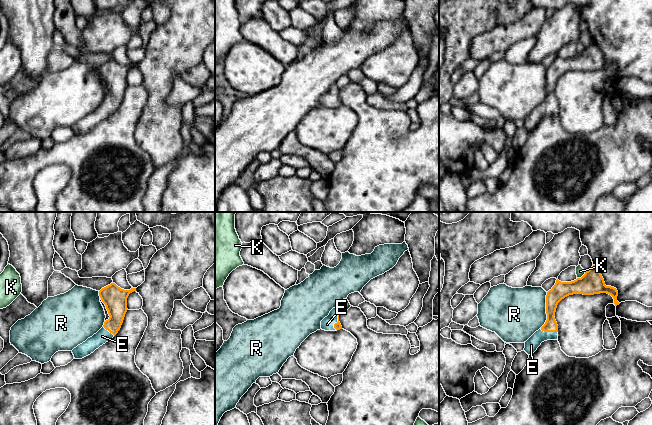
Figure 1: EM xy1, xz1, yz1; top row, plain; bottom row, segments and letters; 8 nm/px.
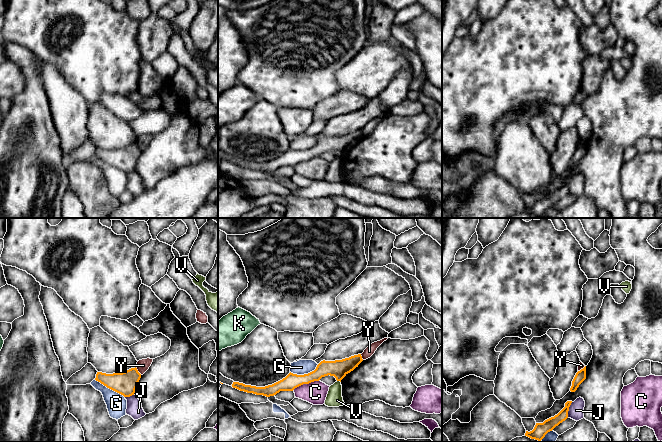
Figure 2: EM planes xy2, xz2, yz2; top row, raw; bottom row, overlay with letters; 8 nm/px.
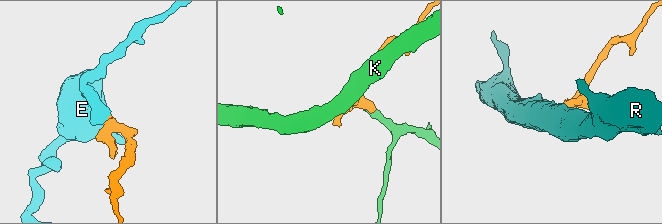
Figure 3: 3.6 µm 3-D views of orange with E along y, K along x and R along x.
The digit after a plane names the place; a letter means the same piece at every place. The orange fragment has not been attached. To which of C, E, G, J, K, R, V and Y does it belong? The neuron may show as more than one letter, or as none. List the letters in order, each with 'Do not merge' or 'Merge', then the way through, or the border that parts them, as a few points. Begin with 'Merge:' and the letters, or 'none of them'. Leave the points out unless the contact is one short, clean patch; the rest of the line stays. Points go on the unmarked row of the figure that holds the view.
Merge: E
C: Do not merge
E: Merge. Path across: yz1 (552, 76), (549, 107), (542, 110), (531, 121)
G: Do not merge
J: Do not merge. Boundary: yz2 (572, 178), (567, 193)
K: Do not merge
R: Do not merge. Boundary: yz1 (547, 68), (546, 97), (540, 104)
V: Do not merge. Boundary: xz2 (337, 156), (340, 158)
Y: Do not merge. Boundary: xy2 (135, 143), (141, 150)

